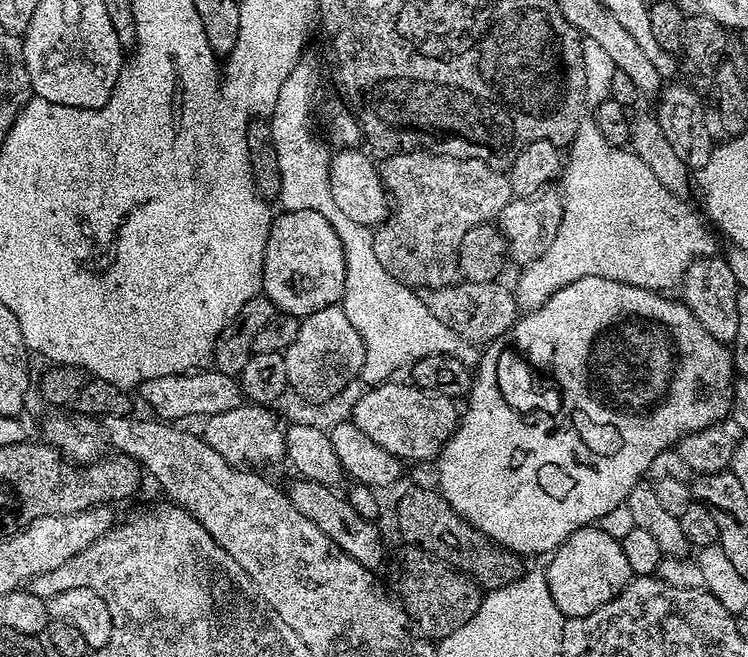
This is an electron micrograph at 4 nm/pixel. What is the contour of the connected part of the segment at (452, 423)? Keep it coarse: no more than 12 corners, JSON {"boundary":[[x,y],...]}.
{"boundary":[[411,382],[364,390],[351,422],[403,462],[435,461],[457,401]]}

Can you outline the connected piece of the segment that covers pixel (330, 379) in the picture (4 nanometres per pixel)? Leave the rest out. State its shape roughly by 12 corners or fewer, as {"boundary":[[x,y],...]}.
{"boundary":[[343,307],[301,319],[289,389],[320,404],[360,376],[364,343]]}

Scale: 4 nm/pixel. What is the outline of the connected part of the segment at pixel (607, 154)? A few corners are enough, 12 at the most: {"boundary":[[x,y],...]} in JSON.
{"boundary":[[584,122],[562,226],[514,284],[541,308],[578,278],[681,283],[708,228]]}

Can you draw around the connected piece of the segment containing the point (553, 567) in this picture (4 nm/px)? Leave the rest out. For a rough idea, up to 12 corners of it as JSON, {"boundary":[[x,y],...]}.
{"boundary":[[580,528],[551,553],[550,598],[594,614],[634,579],[623,543]]}

